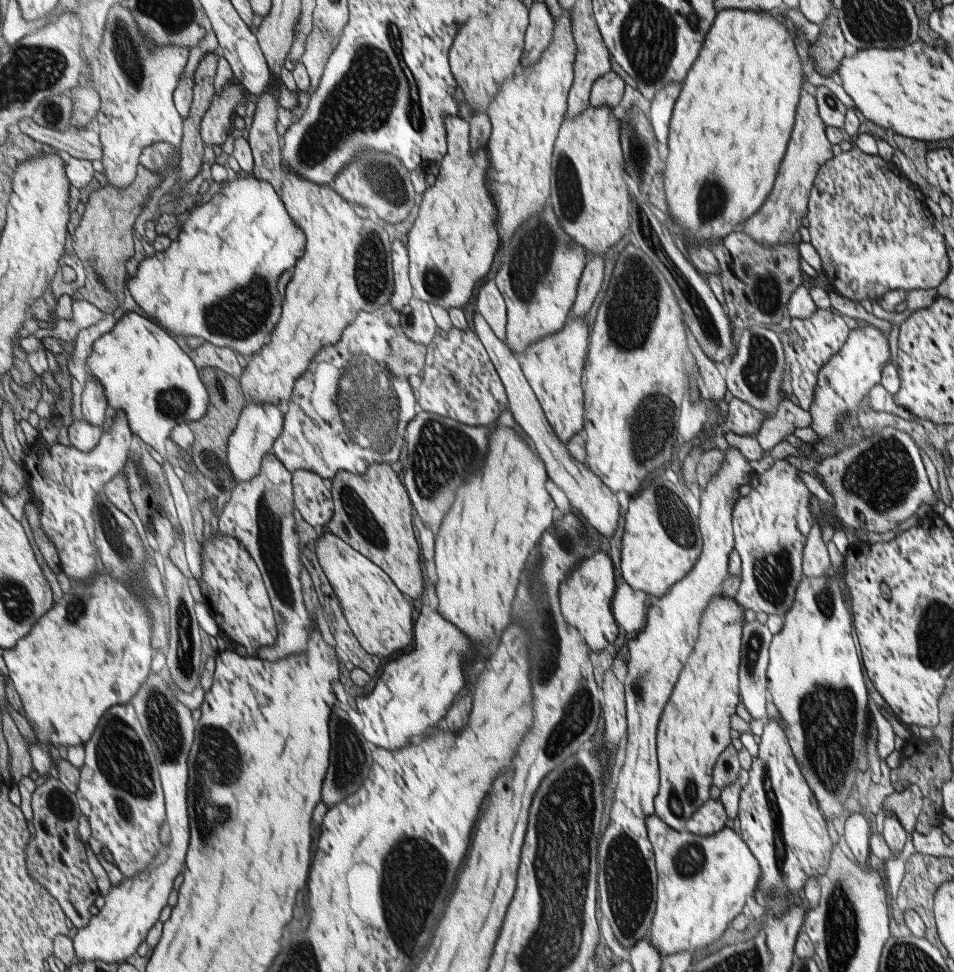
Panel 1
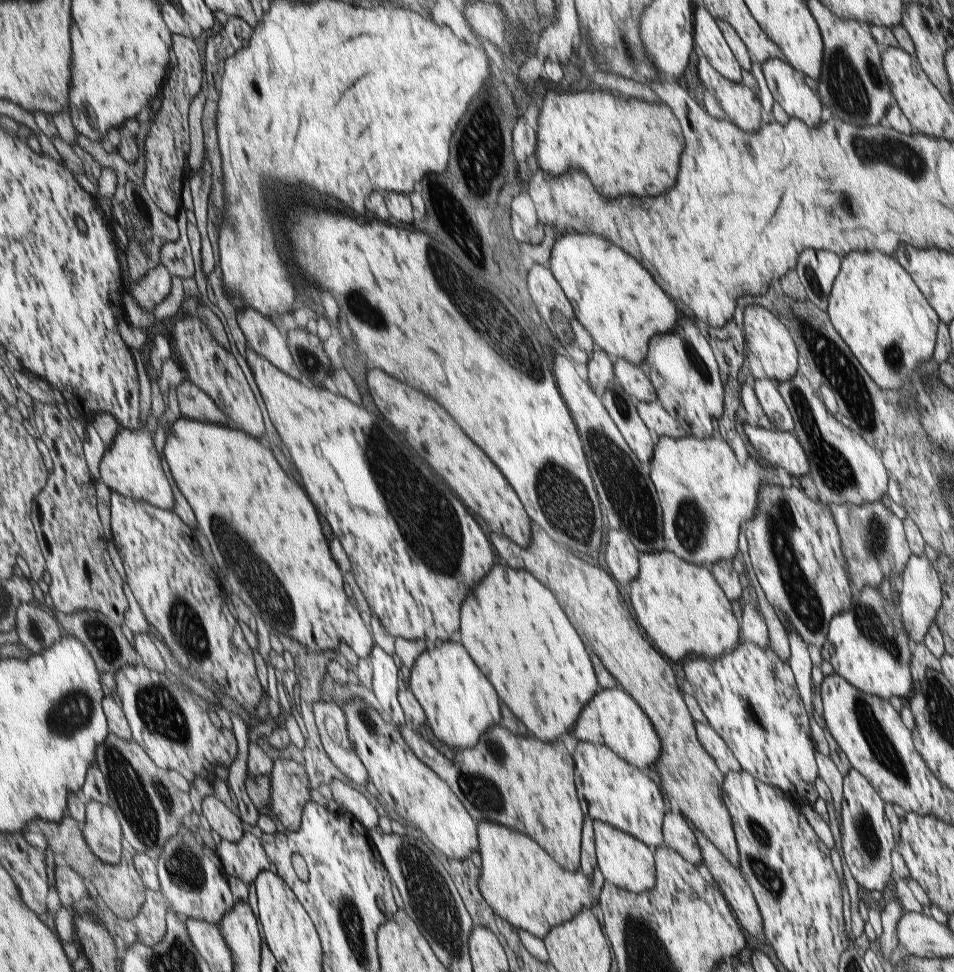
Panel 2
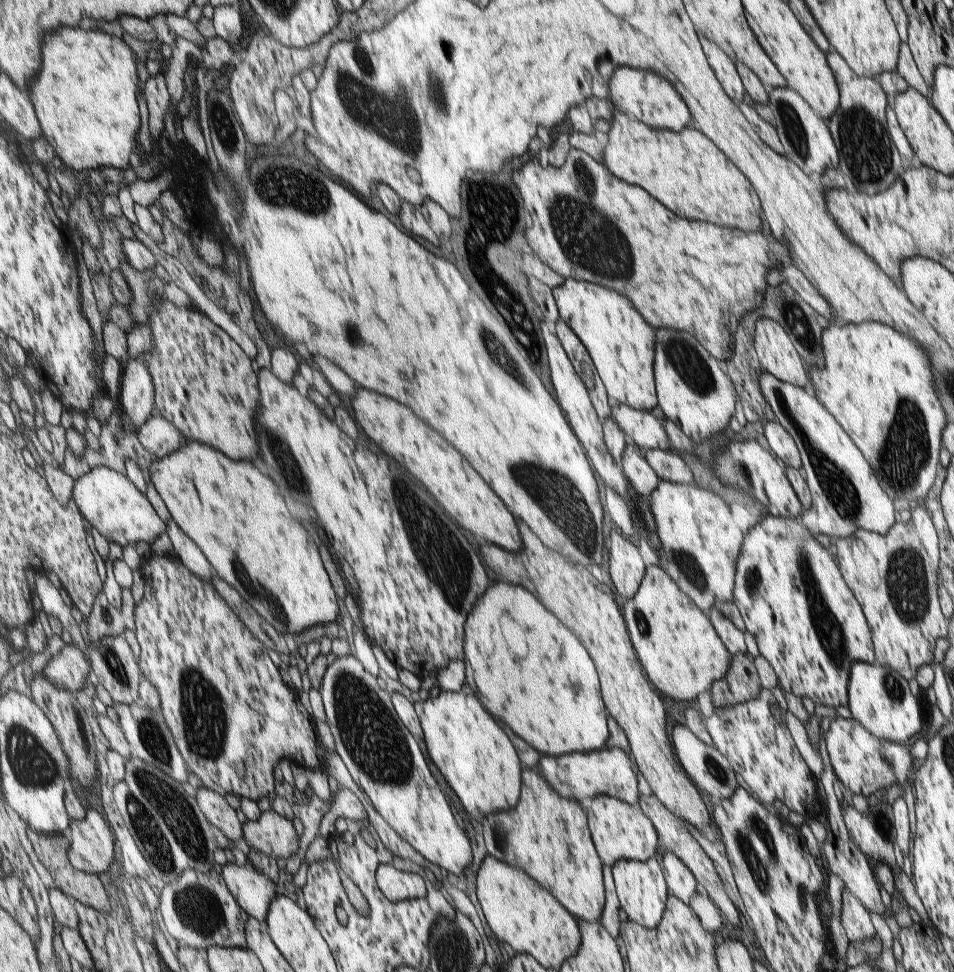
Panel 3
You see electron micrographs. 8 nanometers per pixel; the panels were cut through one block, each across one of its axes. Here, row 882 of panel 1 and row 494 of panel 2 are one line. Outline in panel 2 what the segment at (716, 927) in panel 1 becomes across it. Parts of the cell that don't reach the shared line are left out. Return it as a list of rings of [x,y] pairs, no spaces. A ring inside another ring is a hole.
[[[688,434],[681,439],[656,438],[651,461],[650,478],[654,483],[660,506],[663,510],[663,537],[665,550],[673,552],[686,562],[711,568],[722,561],[732,562],[738,550],[738,534],[744,520],[752,520],[756,506],[760,504],[758,488],[762,482],[764,468],[750,455],[744,468],[738,464],[734,452],[724,440],[717,436],[697,439]]]

